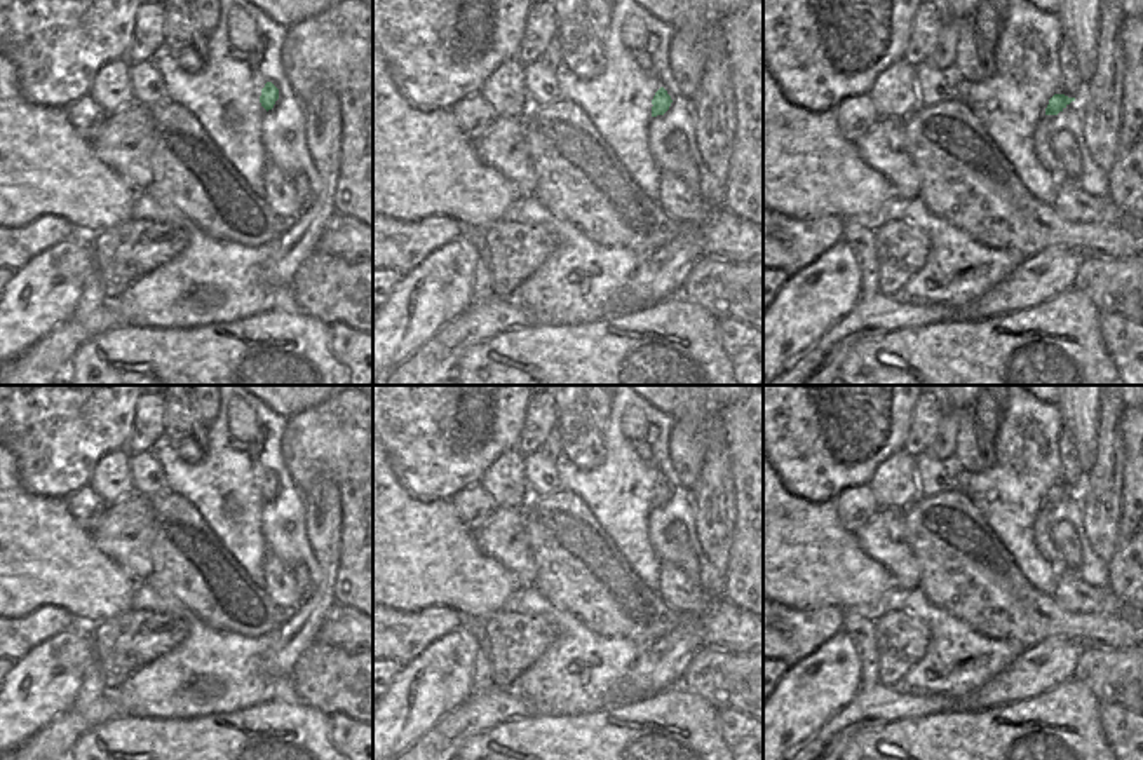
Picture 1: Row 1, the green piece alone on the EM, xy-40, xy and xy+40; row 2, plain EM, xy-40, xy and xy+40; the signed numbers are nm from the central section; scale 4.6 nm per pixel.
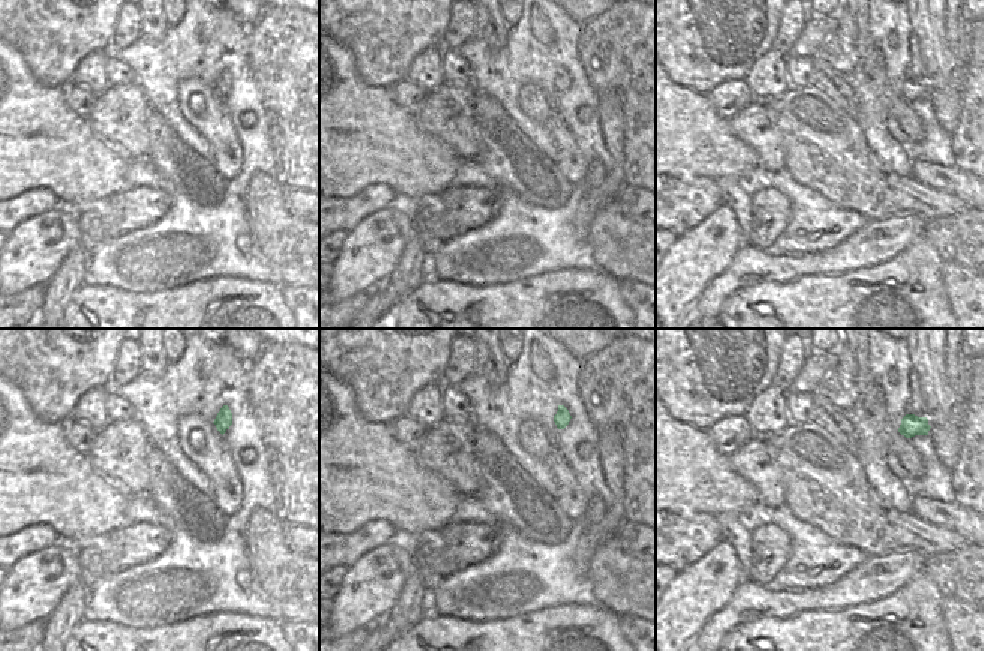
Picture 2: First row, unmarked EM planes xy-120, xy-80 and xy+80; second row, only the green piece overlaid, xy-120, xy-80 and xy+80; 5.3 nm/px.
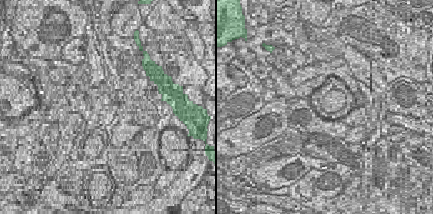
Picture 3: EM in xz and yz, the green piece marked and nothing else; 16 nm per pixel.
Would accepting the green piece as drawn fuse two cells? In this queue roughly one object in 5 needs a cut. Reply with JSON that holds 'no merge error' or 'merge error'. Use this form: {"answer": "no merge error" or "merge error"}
{"answer": "no merge error"}

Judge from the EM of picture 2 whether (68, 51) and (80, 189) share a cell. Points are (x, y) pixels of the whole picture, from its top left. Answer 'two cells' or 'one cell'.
two cells

